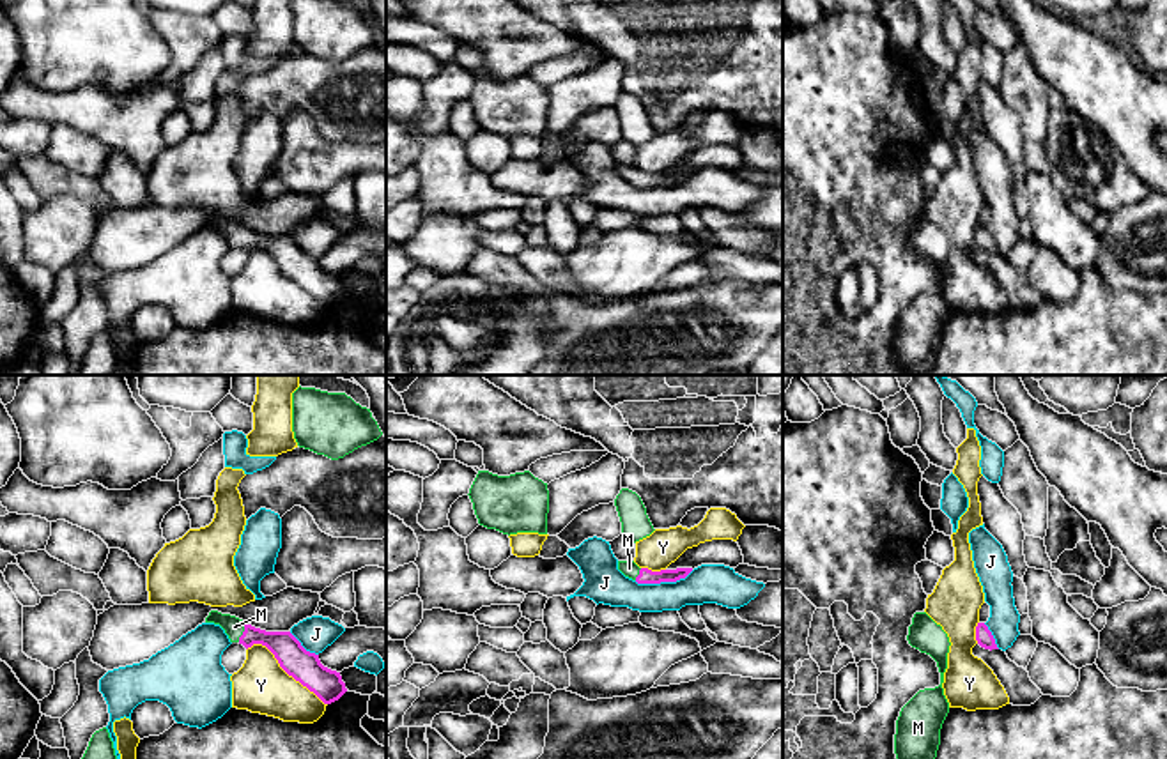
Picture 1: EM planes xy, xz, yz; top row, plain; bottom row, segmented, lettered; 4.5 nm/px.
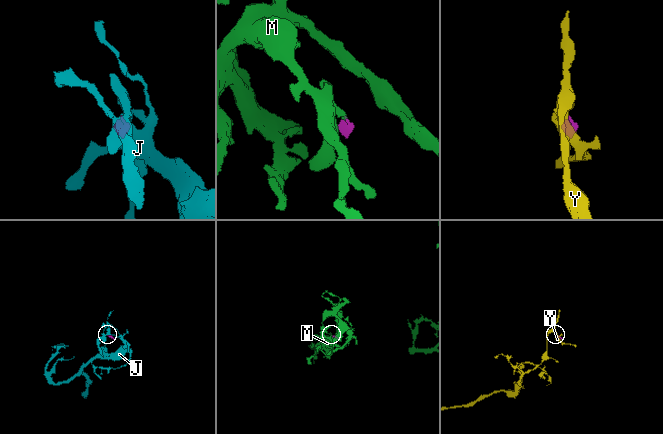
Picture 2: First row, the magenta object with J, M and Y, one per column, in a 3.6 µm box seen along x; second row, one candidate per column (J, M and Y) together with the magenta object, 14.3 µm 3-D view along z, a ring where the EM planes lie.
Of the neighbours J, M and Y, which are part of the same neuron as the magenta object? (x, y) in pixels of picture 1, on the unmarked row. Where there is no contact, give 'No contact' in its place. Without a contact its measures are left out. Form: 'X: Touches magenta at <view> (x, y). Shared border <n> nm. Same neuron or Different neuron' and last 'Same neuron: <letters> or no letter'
J: Touches magenta at xz (663, 184). Shared border 280 nm. Different neuron
M: Touches magenta at xy (243, 236). Shared border 90 nm. Same neuron
Y: Touches magenta at xy (285, 275). Shared border 440 nm. Different neuron
Same neuron: M

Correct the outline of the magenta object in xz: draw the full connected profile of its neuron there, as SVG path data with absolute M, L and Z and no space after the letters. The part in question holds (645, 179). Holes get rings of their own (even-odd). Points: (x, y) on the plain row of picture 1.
M618 165L618 173L638 188L676 186L692 175L692 172L652 175L648 172L639 172L634 165Z

